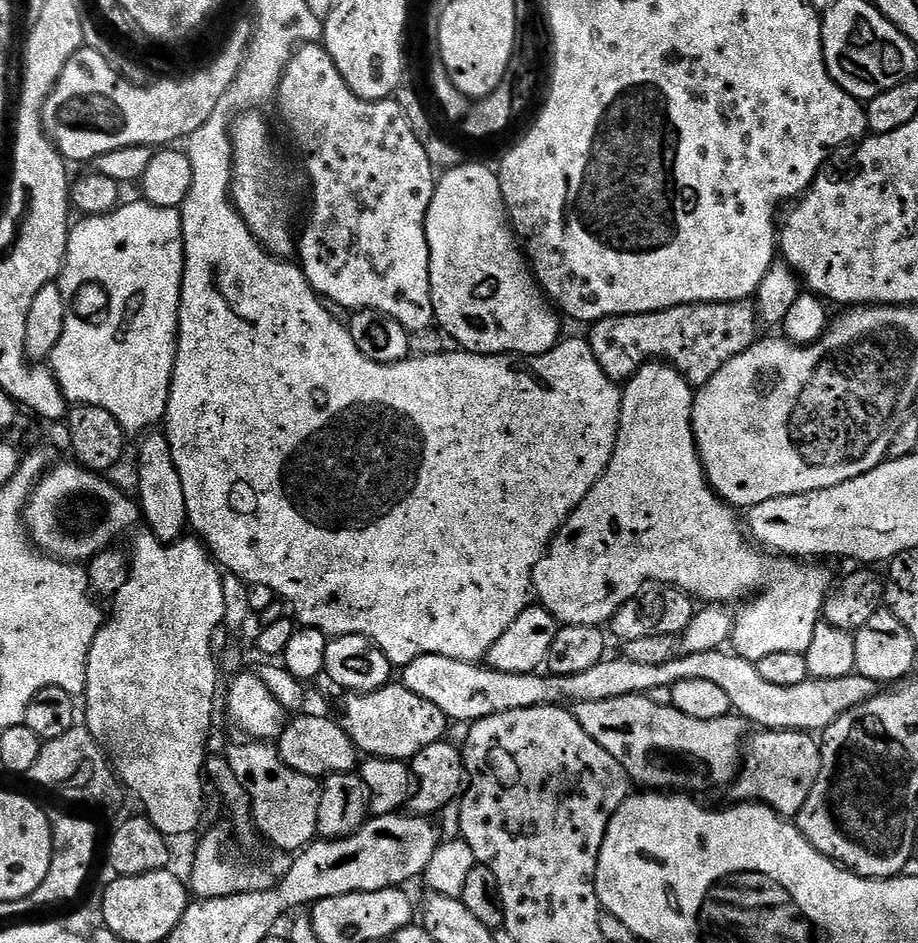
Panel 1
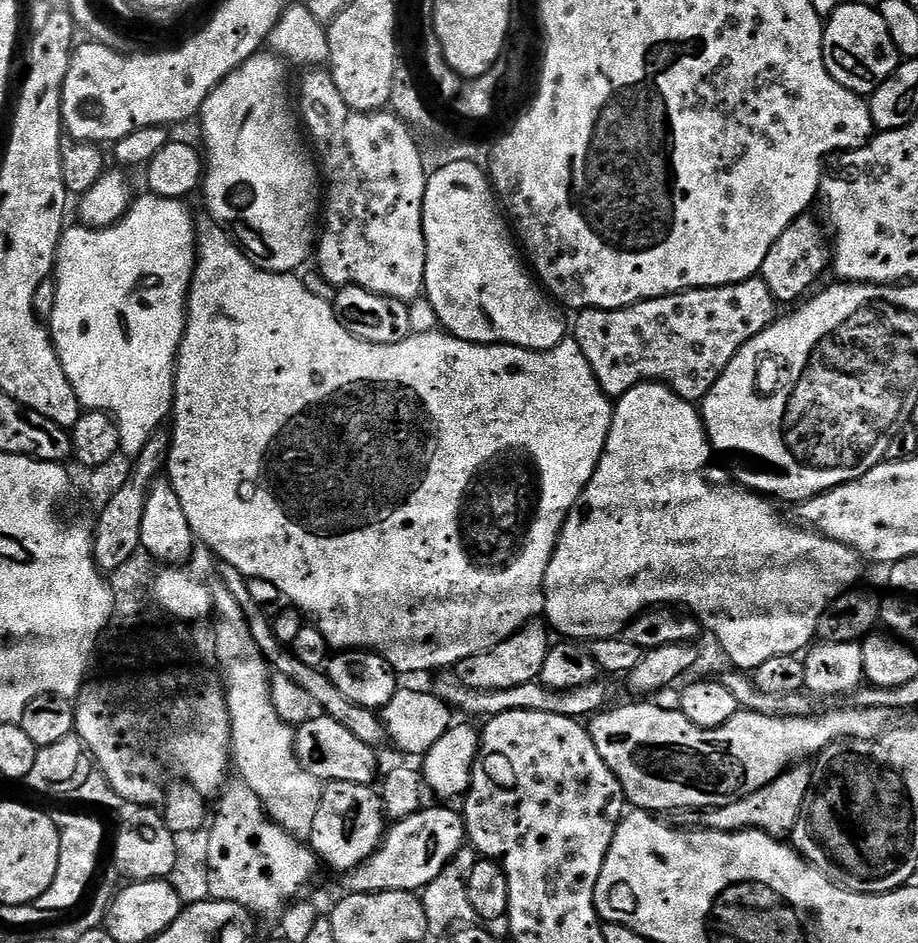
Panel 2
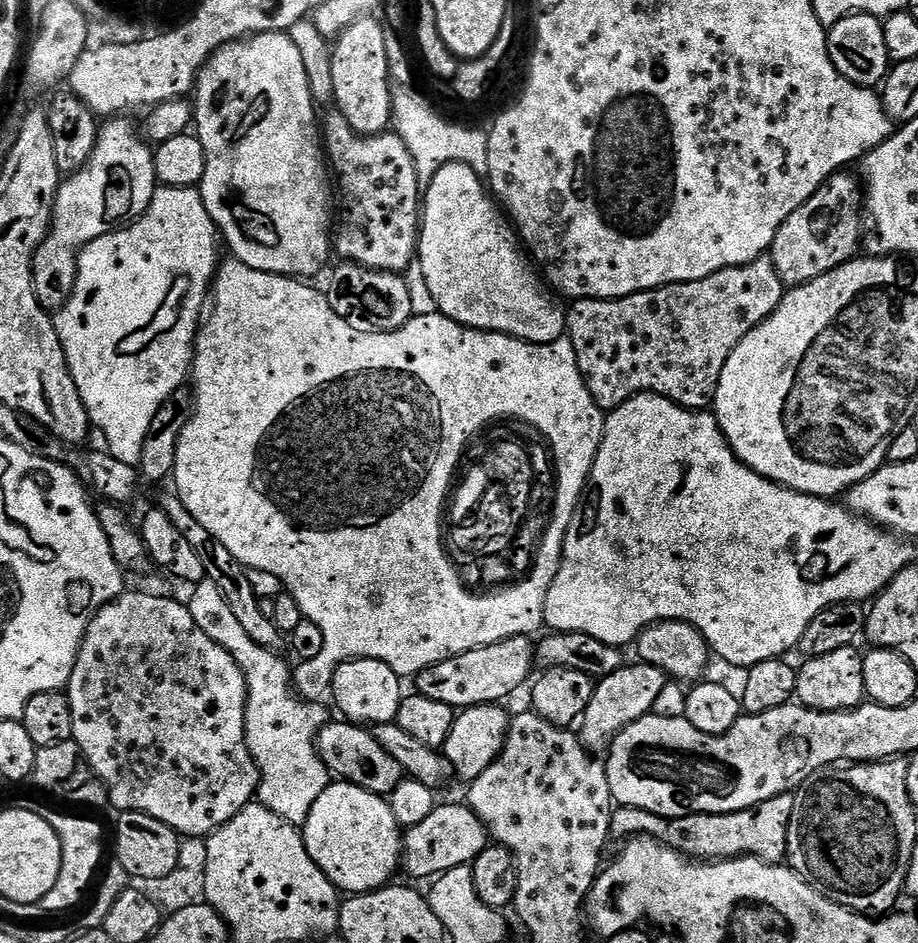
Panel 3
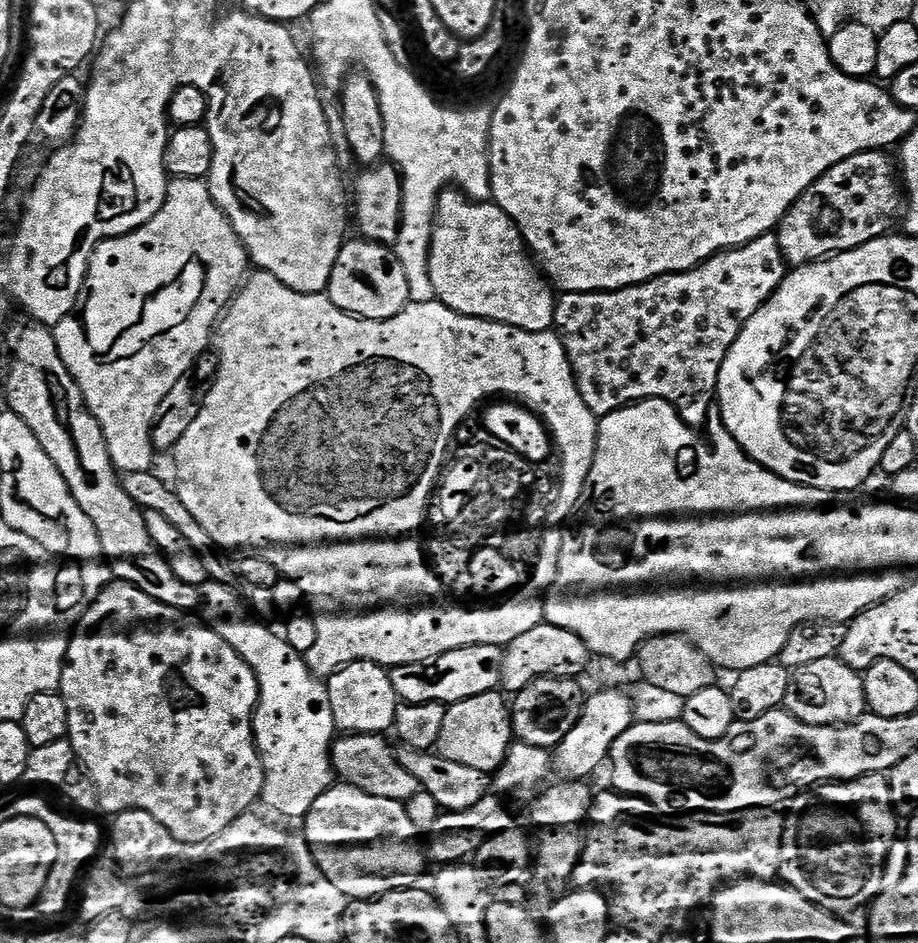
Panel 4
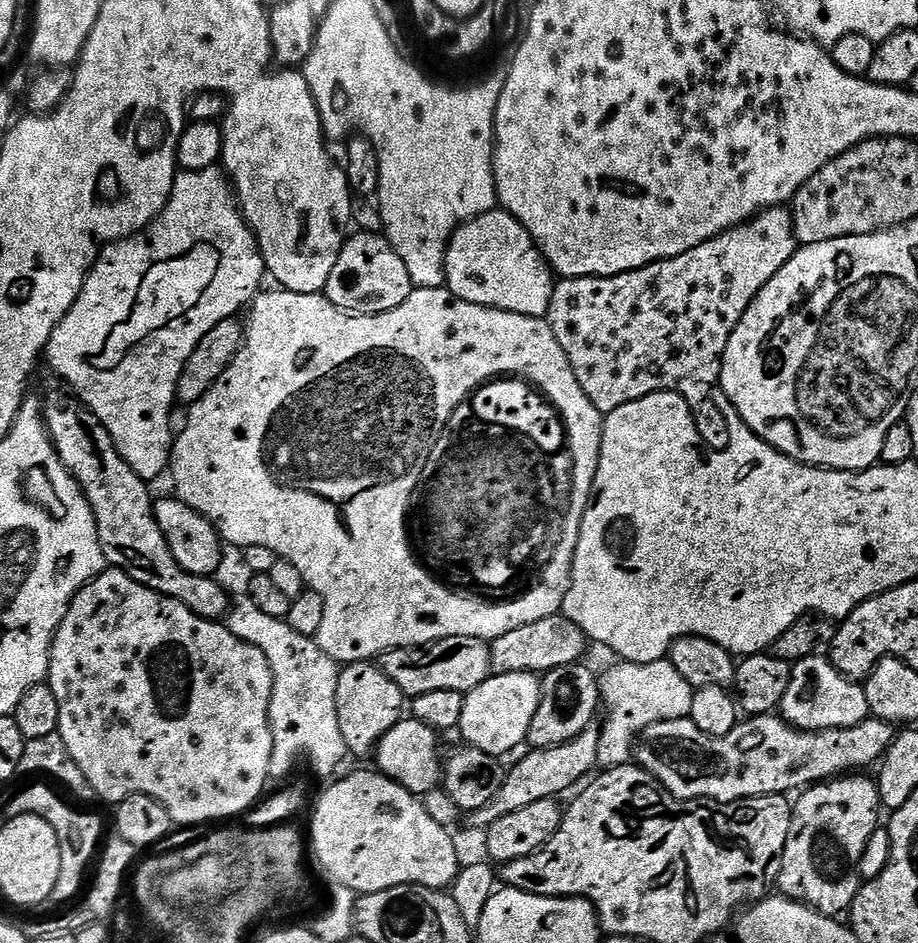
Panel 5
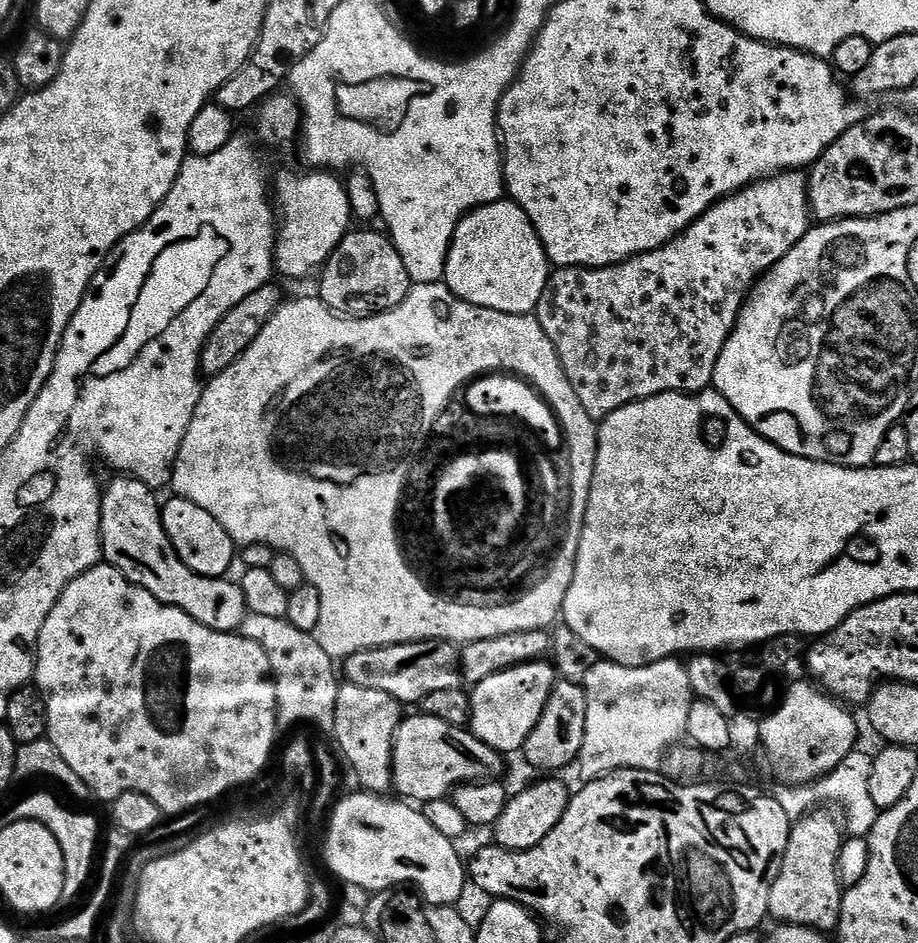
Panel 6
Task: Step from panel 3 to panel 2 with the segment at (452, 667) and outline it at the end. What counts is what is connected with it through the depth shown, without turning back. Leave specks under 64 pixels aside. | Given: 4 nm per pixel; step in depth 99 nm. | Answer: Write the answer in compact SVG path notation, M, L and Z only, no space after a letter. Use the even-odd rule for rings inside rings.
M529 622L523 628L519 628L508 640L498 642L498 646L466 658L455 665L455 674L465 686L474 690L508 690L510 686L522 686L539 681L542 665L546 662L546 654L550 647L549 629L541 624Z

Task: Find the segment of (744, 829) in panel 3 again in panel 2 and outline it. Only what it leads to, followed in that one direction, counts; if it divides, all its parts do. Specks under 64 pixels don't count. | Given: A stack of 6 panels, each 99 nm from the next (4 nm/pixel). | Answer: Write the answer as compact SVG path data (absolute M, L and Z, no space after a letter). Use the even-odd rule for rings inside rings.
M801 762L774 778L762 790L734 802L730 806L710 808L695 813L696 824L702 828L712 828L716 832L743 832L746 828L759 828L761 832L769 832L777 838L791 837L794 826L804 809L804 803L812 789L813 769Z

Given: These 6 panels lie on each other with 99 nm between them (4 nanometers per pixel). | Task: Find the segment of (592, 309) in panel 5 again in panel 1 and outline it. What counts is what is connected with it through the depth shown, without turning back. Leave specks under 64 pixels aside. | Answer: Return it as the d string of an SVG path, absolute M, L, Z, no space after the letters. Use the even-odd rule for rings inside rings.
M735 300L725 304L683 304L650 314L607 316L591 325L592 333L587 333L586 339L598 366L602 366L604 373L614 381L626 382L644 364L663 362L677 368L689 384L699 386L710 379L730 358L742 354L756 343L756 324L758 325L756 309L748 300Z

